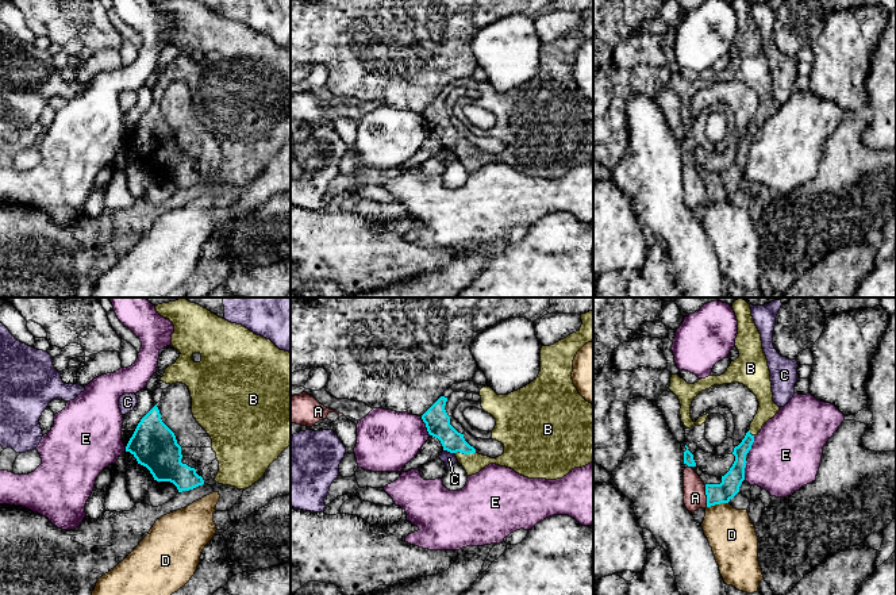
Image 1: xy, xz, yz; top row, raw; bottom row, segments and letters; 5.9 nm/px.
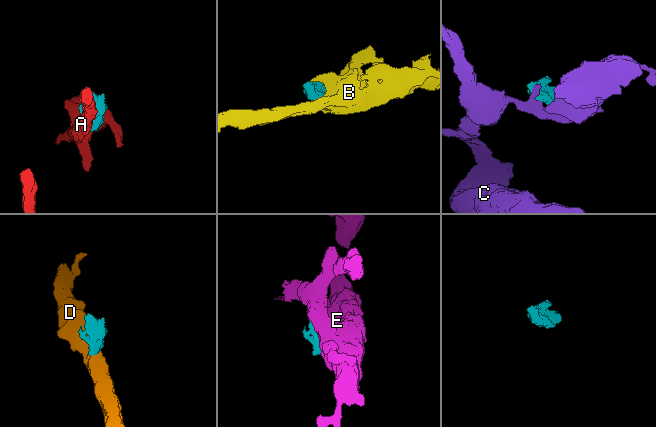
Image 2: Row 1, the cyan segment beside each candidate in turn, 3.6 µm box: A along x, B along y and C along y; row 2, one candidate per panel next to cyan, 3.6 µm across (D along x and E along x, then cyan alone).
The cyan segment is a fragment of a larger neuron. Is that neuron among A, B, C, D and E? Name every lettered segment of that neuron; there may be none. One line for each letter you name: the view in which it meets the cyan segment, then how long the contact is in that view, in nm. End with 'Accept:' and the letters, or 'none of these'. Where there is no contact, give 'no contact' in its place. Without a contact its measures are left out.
B: xz | 130 nm
Accept: B

